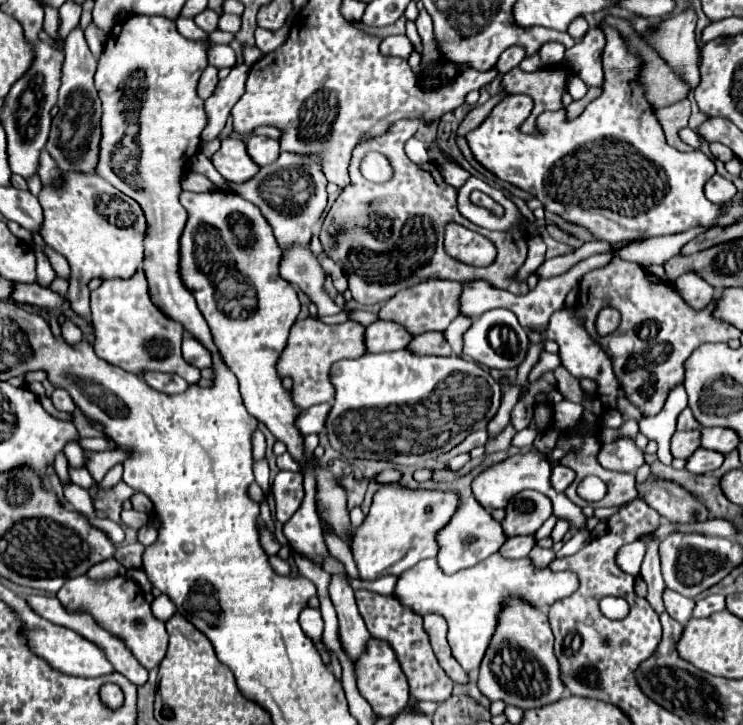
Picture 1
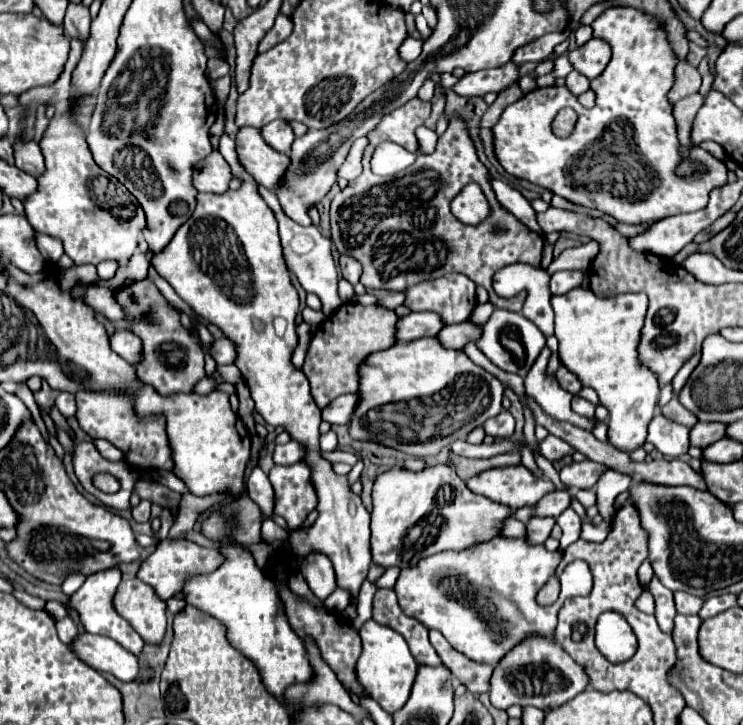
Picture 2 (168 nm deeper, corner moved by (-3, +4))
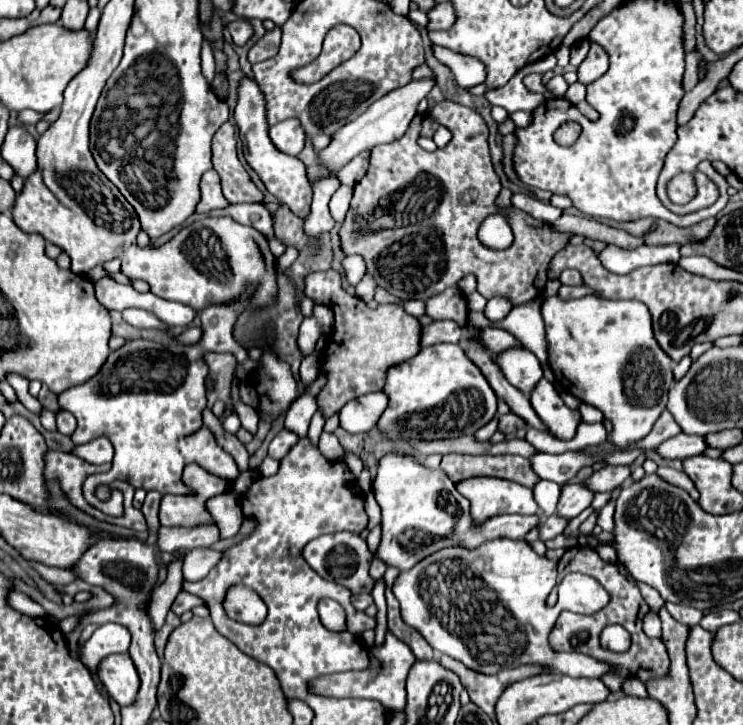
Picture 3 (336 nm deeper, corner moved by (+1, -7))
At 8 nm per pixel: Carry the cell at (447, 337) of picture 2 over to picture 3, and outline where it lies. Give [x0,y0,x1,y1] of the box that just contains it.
[480,327,520,353]

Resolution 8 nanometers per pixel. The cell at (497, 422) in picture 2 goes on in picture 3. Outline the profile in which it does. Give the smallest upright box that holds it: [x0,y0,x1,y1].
[498,413,524,435]

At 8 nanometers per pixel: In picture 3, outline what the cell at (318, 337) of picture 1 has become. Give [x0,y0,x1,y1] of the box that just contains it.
[304,271,420,419]

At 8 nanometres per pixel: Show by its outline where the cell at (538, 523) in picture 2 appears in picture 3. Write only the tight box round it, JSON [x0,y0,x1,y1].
[540,515,566,541]

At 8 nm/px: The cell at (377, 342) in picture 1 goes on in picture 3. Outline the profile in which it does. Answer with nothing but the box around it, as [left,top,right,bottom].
[420,321,462,347]

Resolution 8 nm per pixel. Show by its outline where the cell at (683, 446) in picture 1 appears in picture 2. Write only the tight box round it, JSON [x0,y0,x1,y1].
[690,422,726,448]

